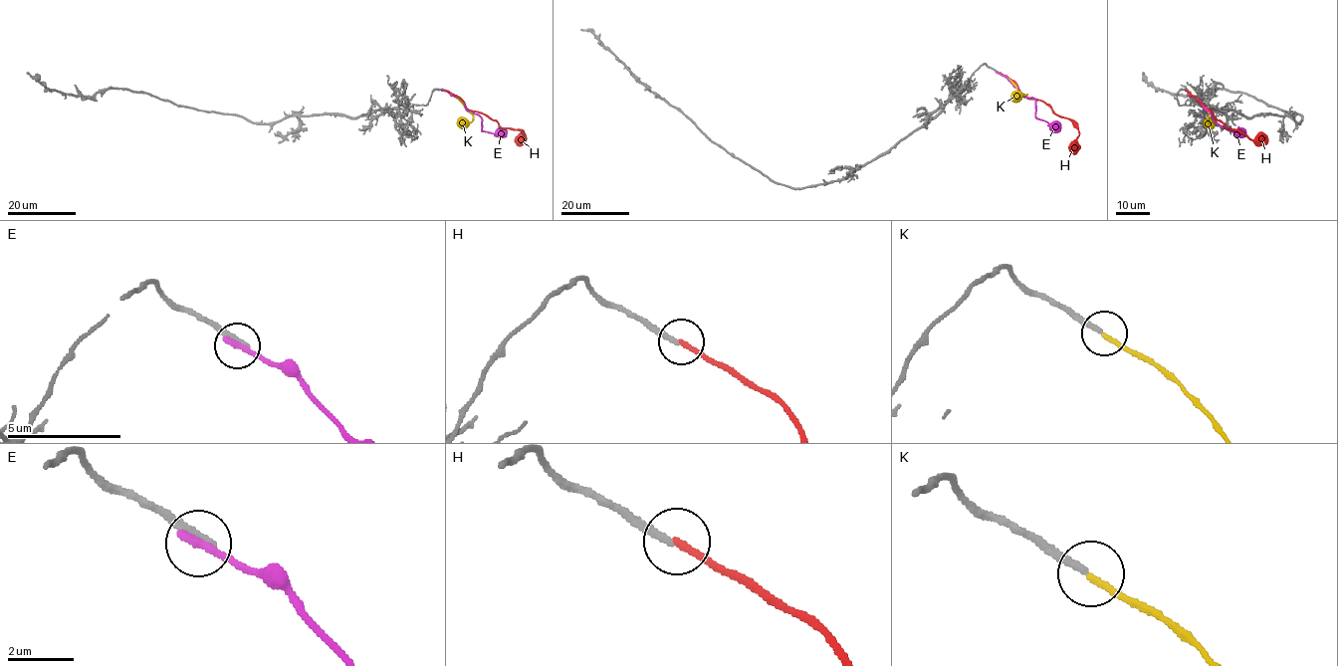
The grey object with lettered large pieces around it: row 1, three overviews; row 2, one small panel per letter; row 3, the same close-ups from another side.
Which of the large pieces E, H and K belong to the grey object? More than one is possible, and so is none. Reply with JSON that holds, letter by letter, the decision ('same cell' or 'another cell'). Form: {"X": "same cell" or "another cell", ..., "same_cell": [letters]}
{"E": "another cell", "H": "same cell", "K": "another cell", "same_cell": ["H"]}

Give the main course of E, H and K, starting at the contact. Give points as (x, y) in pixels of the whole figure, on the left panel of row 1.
E: (443, 90), (481, 117), (482, 130), (506, 131)
H: (446, 90), (458, 96), (469, 110), (495, 119), (501, 128), (520, 129), (525, 137), (523, 140), (520, 136)
K: (446, 90), (473, 115), (471, 121), (457, 123)

